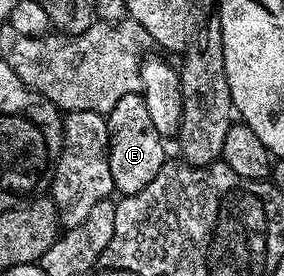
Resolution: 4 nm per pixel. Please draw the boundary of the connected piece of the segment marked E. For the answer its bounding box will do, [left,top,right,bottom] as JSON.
[106,93,168,195]

